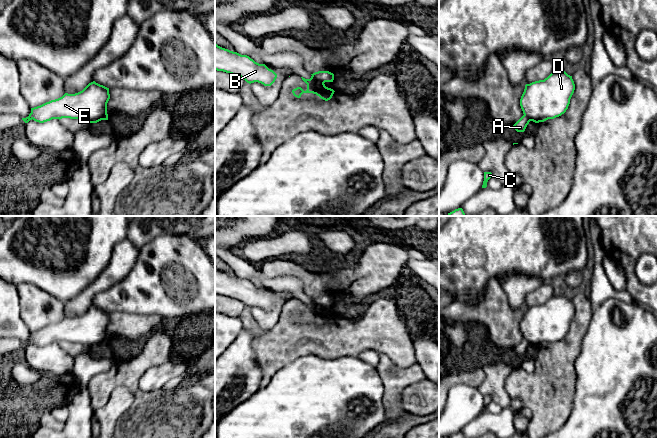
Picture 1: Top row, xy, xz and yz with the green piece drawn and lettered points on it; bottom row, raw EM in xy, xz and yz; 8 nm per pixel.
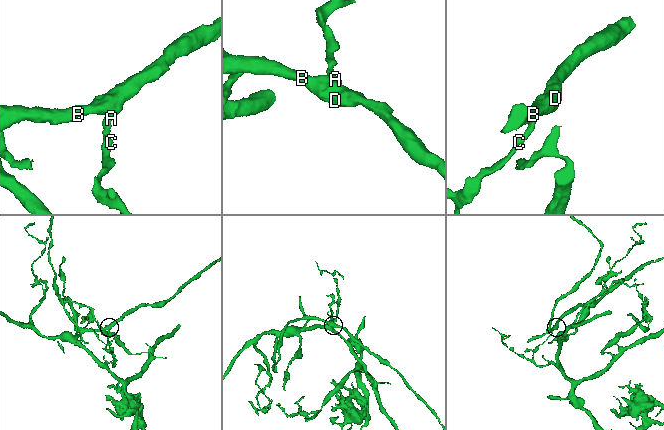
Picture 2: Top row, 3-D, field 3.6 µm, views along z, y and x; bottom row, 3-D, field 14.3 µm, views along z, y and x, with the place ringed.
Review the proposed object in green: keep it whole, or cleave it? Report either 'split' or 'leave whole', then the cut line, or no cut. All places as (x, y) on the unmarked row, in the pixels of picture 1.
split; cut xz (312, 299), (324, 306)

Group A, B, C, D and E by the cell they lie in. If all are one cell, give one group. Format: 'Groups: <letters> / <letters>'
Groups: A C / B D E

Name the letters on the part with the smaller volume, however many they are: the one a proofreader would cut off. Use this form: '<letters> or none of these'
B, D, E

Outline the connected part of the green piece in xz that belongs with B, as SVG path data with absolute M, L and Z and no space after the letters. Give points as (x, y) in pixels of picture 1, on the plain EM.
M215 268L215 294L243 302L247 307L258 306L271 310L277 298L265 288L259 288L247 279L241 279Z

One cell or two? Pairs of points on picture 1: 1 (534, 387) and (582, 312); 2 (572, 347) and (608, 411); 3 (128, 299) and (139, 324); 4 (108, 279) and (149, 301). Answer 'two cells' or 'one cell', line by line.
1: one cell
2: two cells
3: two cells
4: two cells

